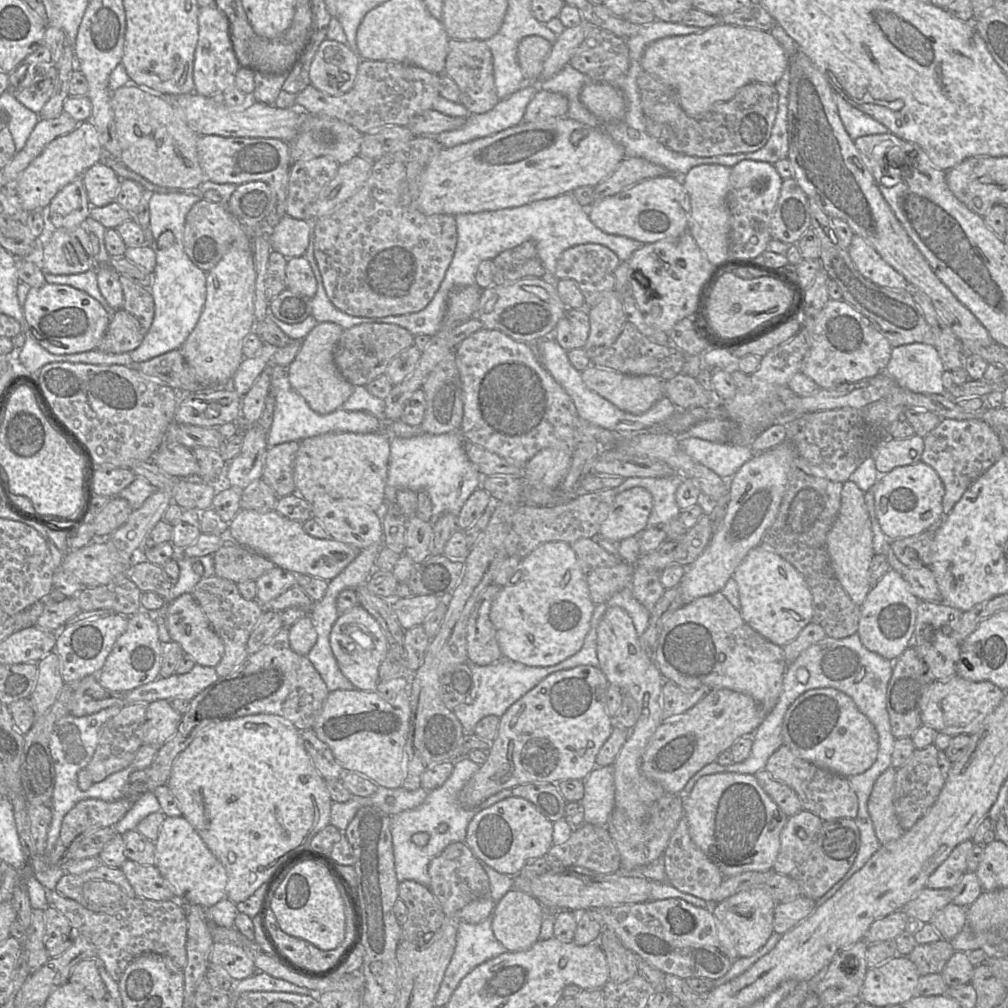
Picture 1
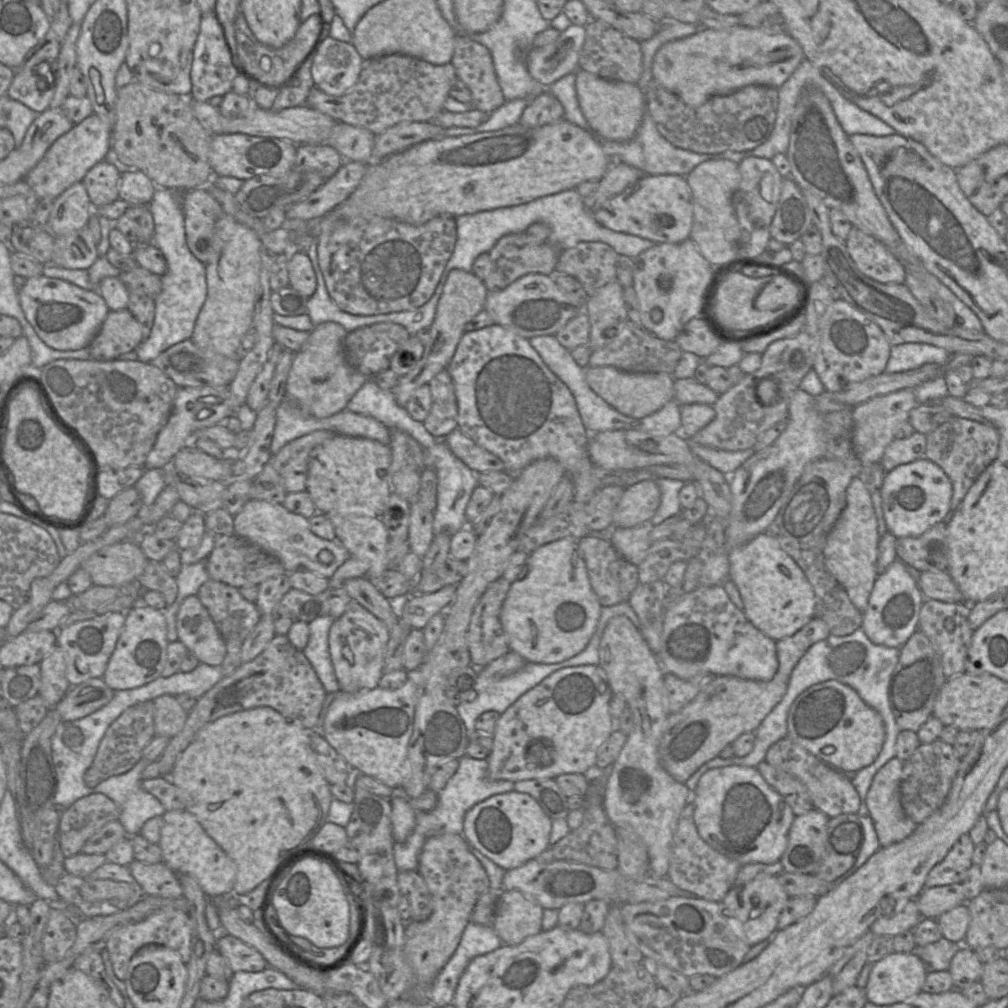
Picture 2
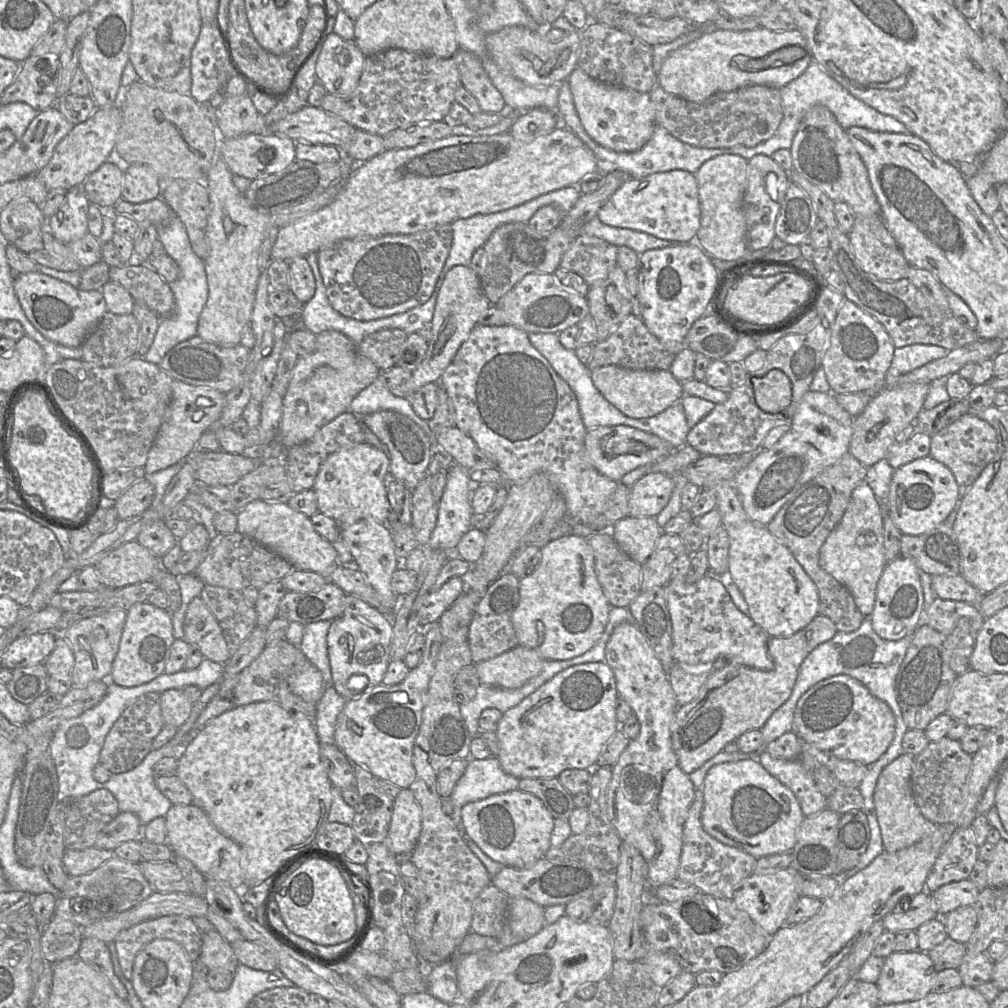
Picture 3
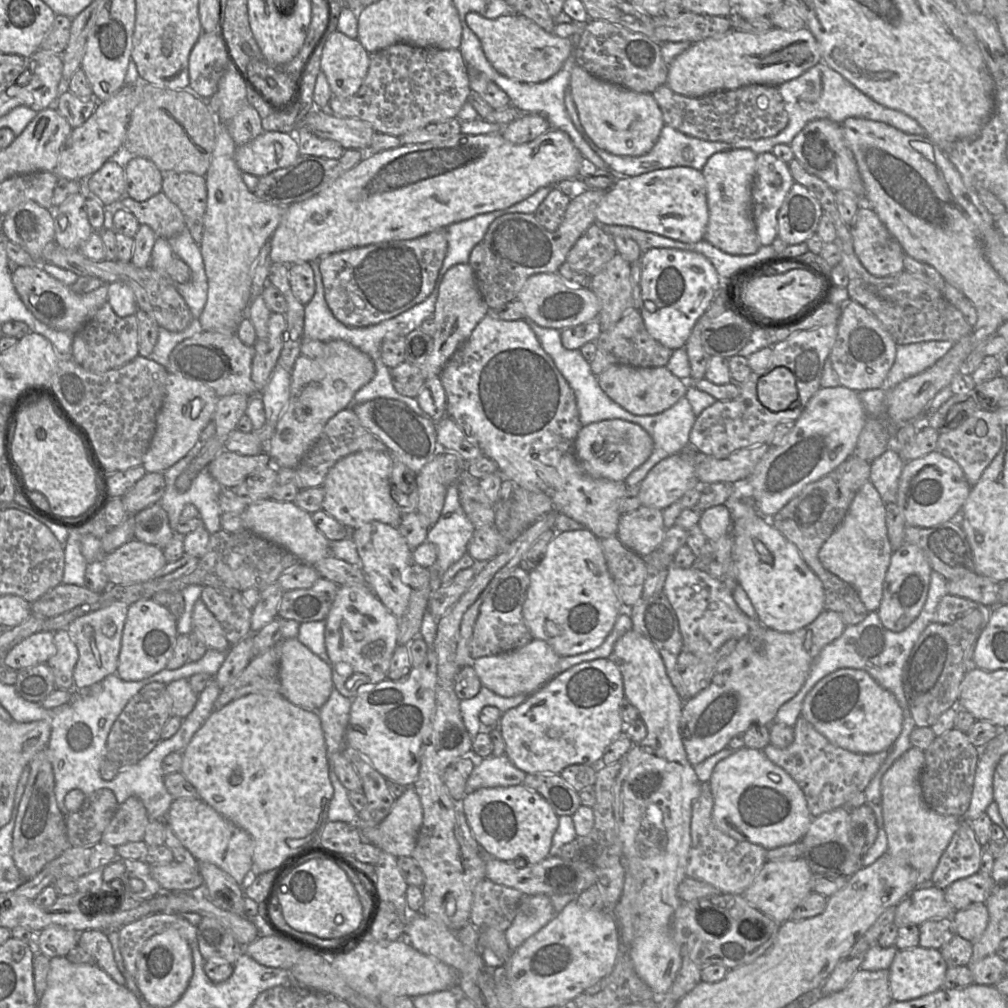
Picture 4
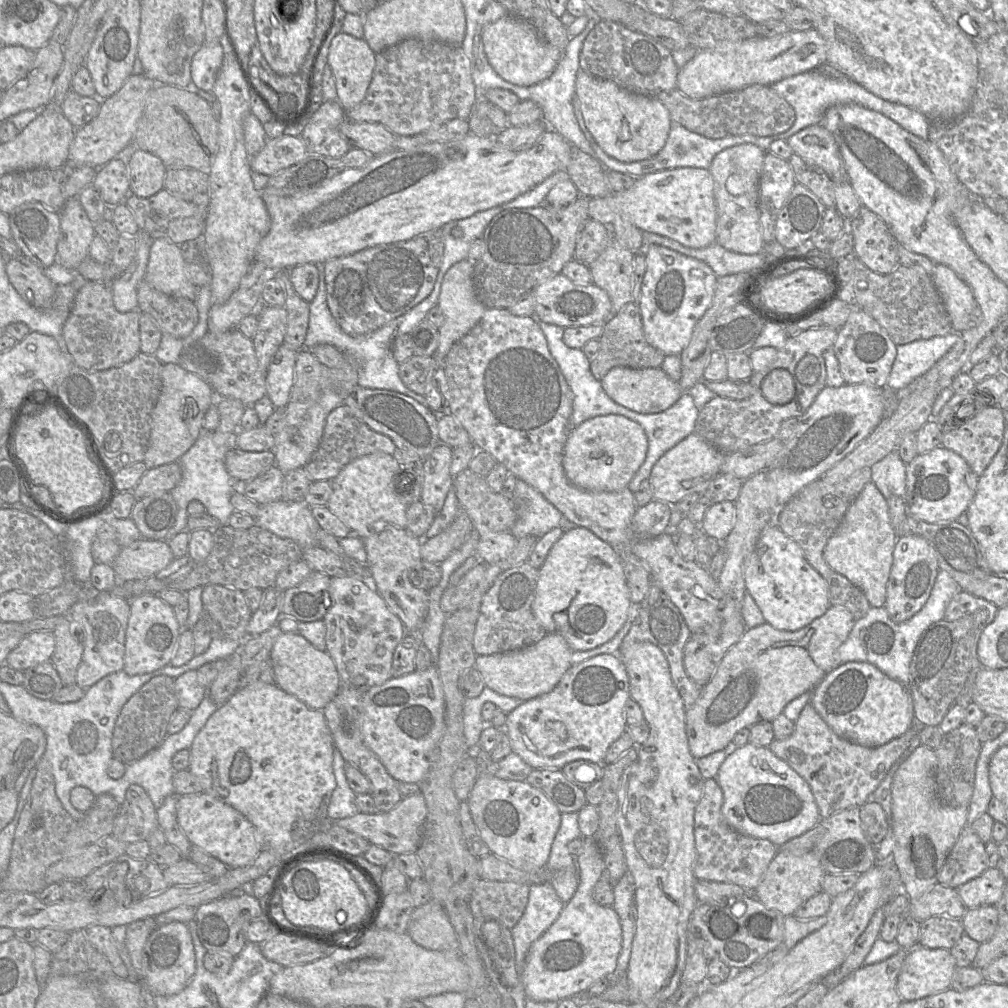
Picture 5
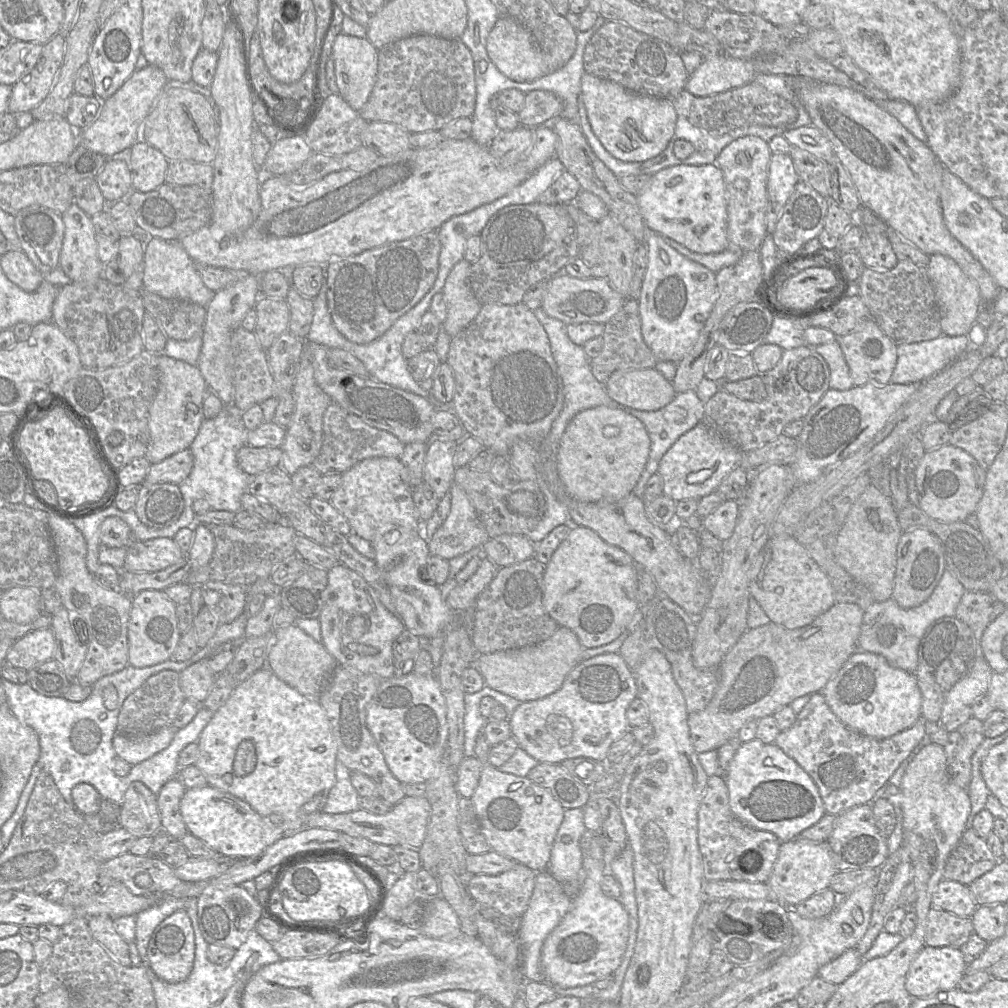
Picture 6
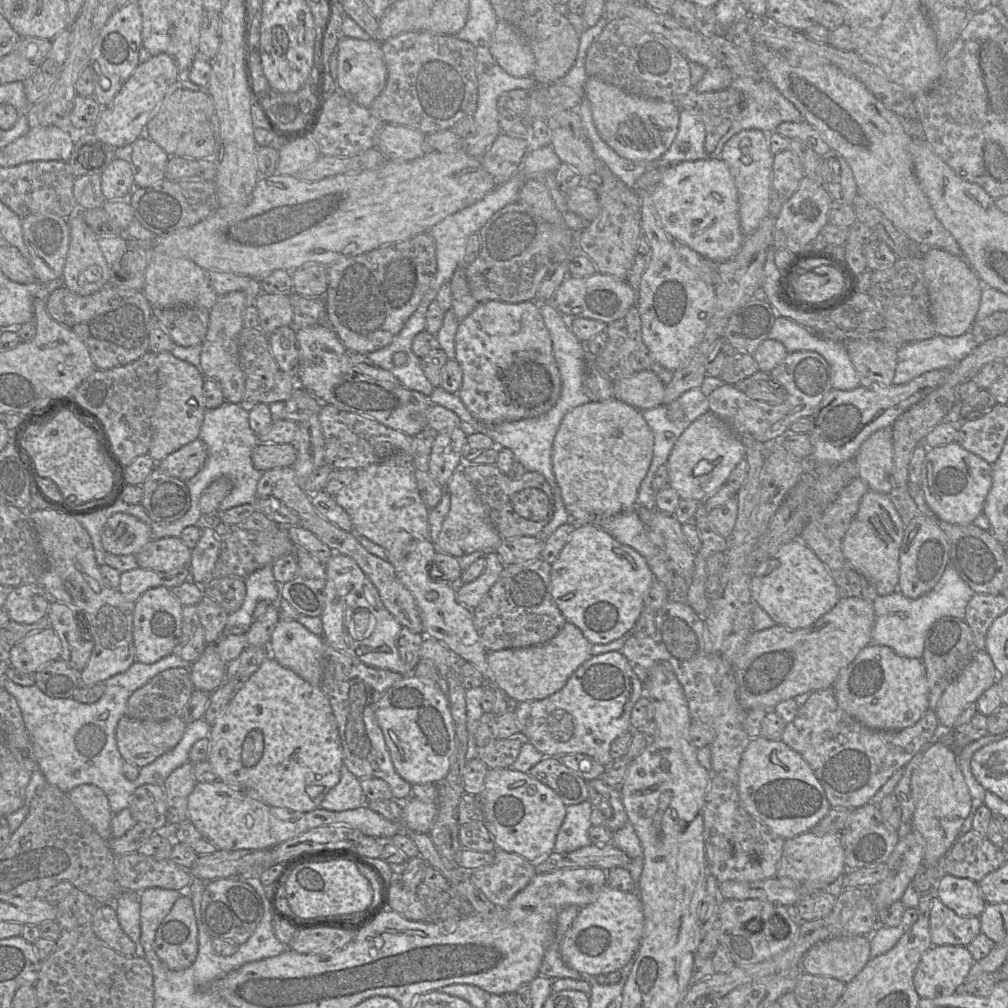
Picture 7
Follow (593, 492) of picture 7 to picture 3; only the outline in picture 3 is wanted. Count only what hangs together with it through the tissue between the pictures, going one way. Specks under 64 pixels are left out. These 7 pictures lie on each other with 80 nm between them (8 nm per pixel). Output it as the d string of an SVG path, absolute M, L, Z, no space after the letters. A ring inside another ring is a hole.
M626 425L600 426L586 431L584 447L592 465L613 481L621 481L628 472L656 463L671 454L674 448L658 436Z

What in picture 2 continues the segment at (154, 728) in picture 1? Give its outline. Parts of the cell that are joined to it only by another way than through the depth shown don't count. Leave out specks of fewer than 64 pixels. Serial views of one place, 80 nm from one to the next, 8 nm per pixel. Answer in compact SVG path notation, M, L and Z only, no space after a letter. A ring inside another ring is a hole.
M165 694L154 699L155 736L172 738L184 727L187 717L176 696Z

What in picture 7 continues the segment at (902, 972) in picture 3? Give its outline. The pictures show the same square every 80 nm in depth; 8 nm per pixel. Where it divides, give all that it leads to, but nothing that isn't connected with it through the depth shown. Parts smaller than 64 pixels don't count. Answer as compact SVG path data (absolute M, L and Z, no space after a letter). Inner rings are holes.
M932 946L923 953L915 970L915 990L920 998L930 999L958 992L974 962L966 946Z

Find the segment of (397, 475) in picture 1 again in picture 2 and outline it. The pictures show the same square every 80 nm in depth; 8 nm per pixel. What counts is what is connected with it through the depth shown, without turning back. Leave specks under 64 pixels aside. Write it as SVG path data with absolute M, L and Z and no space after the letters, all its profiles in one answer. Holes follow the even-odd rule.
M373 379L365 383L351 398L346 410L370 416L389 430L400 430L415 439L415 433L426 429L422 422L411 418L406 408L397 404L392 392L381 389ZM443 439L438 440L432 447L424 449L423 467L434 470L438 479L437 506L433 523L434 535L446 532L452 536L468 527L465 510L473 490L479 485L477 474L452 453Z

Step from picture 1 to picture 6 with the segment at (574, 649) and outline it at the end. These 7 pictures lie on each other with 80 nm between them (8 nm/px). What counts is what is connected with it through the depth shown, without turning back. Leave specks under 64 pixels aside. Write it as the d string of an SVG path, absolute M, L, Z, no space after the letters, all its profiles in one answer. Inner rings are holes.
M568 520L566 525L571 527L567 537L559 544L554 551L549 562L545 565L543 575L543 606L547 613L559 624L571 629L577 636L579 642L584 648L594 648L606 645L615 640L630 624L635 612L640 604L637 601L637 564L632 557L621 548L605 542L595 531L588 527L575 525L572 520Z

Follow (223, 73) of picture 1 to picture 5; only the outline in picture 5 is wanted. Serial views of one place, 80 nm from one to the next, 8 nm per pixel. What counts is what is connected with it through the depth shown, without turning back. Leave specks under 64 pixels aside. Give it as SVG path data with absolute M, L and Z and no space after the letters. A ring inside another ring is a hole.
M204 43L191 62L191 78L196 87L210 92L223 61L221 43Z

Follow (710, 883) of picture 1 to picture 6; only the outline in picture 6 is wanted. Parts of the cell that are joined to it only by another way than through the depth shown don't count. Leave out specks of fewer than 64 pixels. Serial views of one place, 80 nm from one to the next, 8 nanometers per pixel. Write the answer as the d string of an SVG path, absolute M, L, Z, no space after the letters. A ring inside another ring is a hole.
M719 773L708 778L699 808L698 845L705 881L766 883L777 859L781 841L771 832L758 830L746 824L732 812L727 783L724 775Z

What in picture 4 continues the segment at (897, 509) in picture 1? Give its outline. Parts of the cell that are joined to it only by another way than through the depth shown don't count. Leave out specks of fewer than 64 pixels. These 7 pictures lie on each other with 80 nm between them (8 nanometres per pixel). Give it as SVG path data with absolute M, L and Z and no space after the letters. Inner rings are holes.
M937 451L906 462L899 481L897 505L907 526L928 528L949 521L963 506L971 492L962 468Z

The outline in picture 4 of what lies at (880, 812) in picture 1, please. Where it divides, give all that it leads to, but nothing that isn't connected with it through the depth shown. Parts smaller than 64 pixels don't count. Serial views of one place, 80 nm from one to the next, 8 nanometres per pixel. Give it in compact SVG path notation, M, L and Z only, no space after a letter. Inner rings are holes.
M912 746L892 764L881 780L887 854L897 861L904 861L915 870L917 887L931 883L933 872L962 821L957 816L939 814L926 804L920 782L924 766L924 751Z

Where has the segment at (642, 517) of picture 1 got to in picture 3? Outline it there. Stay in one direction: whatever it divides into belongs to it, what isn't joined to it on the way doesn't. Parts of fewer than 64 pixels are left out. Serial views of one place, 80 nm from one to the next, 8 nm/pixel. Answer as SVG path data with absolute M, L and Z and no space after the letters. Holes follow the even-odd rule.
M650 472L630 487L628 516L656 517L667 505L675 487L672 475Z

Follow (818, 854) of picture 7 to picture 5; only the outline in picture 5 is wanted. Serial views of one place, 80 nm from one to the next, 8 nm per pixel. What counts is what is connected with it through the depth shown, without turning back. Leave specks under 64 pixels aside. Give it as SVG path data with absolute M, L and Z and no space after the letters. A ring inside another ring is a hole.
M778 850L752 894L768 909L776 910L784 917L790 916L805 901L822 891L825 873L812 850L801 856L795 856L789 851Z

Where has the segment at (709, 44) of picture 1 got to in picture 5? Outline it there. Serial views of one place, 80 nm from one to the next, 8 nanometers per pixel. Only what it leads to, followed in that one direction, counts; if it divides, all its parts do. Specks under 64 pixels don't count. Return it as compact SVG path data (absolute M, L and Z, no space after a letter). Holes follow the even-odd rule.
M815 29L722 42L713 48L699 49L694 58L679 69L677 89L691 99L703 99L753 84L770 86L787 77L815 70L826 64L826 57L826 42Z

